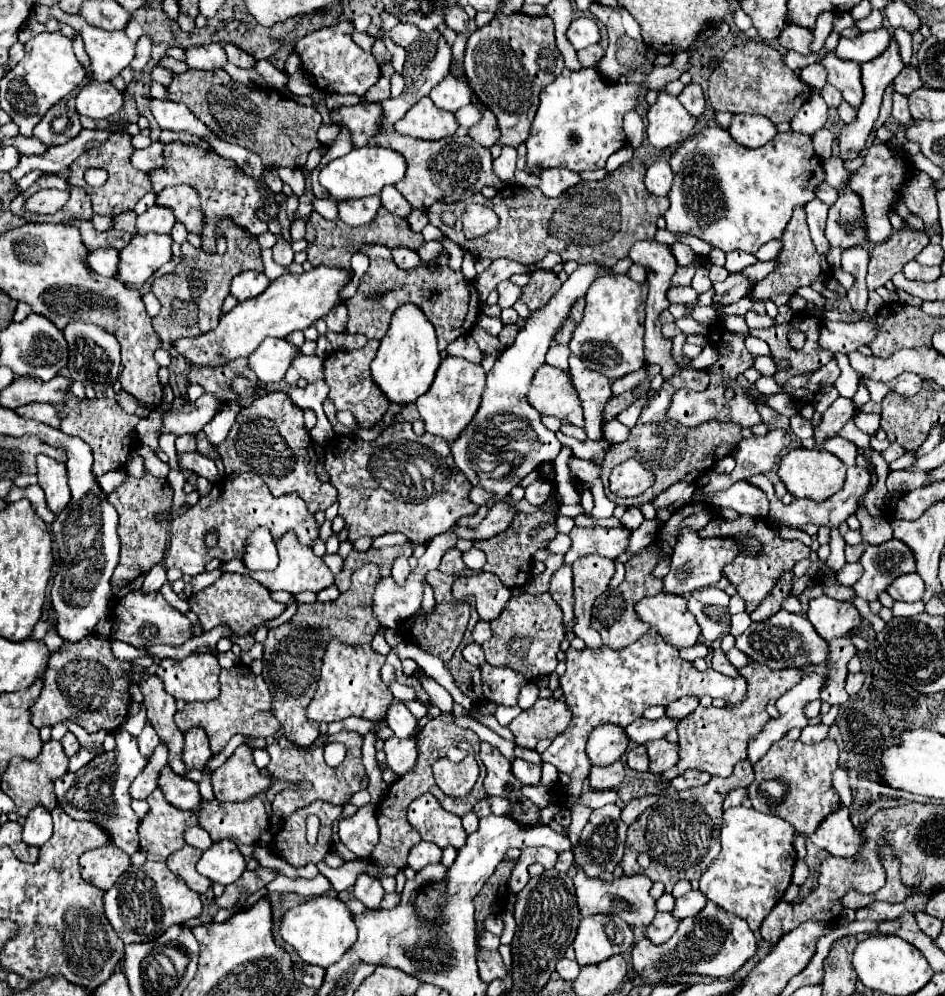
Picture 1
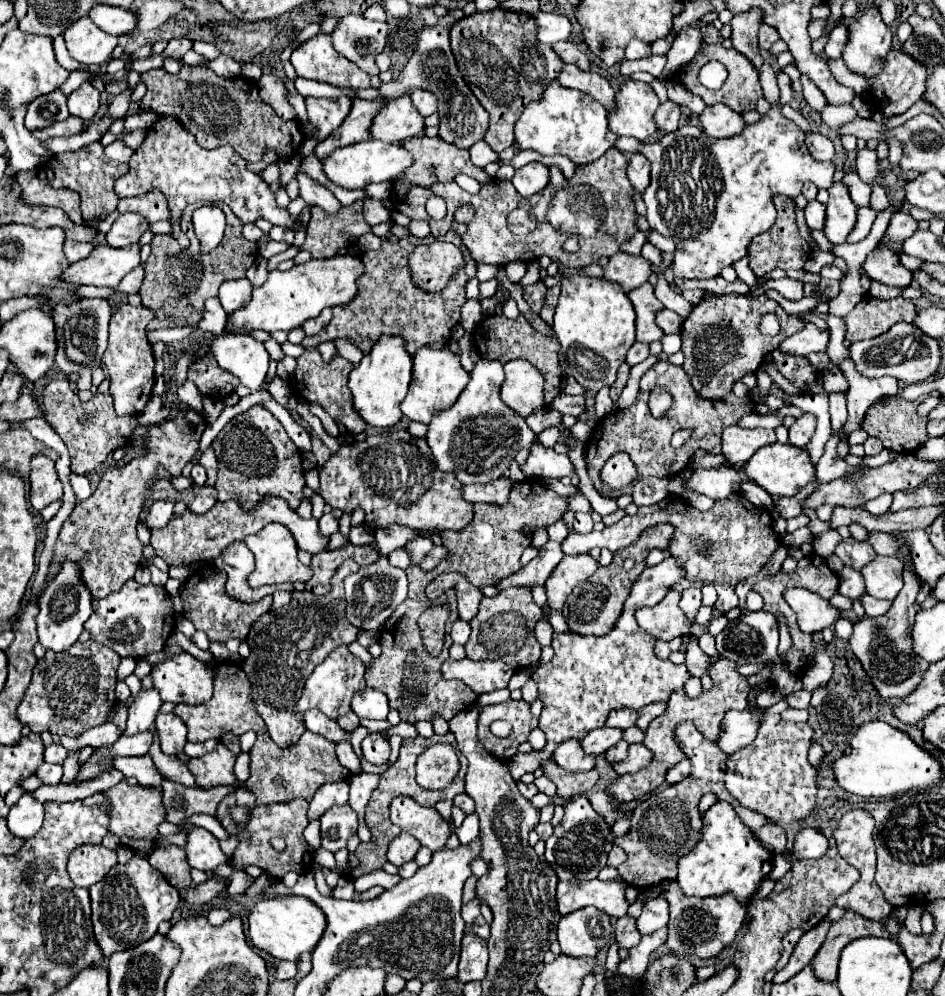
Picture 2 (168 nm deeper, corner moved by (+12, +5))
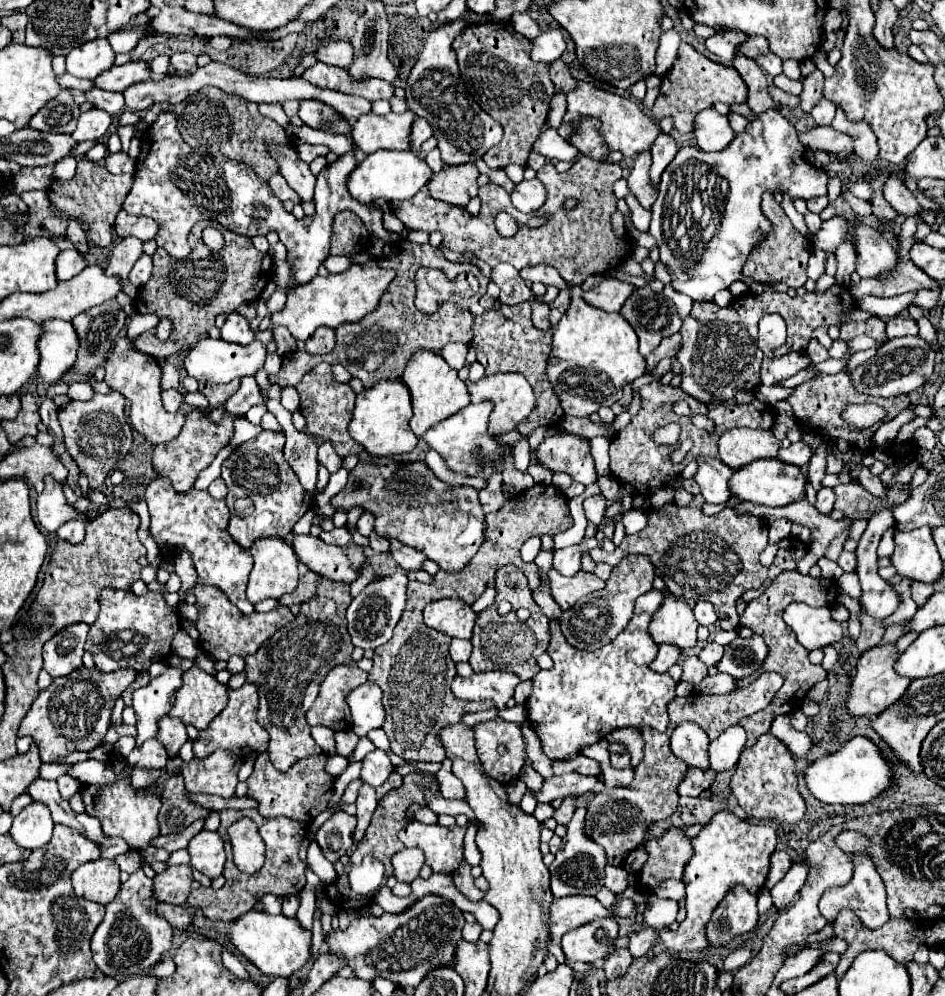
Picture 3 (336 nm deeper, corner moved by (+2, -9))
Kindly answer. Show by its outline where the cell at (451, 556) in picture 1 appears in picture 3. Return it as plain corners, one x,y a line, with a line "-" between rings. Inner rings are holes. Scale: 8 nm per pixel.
390,540
392,544
392,558
398,562
398,566
406,572
414,572
414,570
422,570
422,564
428,560
426,554
422,554
420,550
406,546
398,540

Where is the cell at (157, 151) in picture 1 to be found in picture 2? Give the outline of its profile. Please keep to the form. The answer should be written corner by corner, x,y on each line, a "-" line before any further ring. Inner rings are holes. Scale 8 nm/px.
114,140
112,144
108,144
108,146
104,148
104,154
106,154
110,160
116,160
116,162
128,162
130,156
134,154
134,150
128,148
128,146
124,146
122,140

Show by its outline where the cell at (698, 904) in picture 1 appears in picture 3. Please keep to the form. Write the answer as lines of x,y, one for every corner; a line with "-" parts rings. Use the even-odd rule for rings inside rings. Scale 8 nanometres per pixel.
642,928
630,934
628,948
634,954
634,958
640,958
640,956
646,956
648,950
652,950
658,940
660,940
660,932
656,928

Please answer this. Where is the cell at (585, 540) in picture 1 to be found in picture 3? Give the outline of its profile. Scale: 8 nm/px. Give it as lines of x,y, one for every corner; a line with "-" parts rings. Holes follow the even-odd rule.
698,494
688,508
680,508
674,502
662,508
650,508
646,510
648,526
642,532
626,536
614,552
594,548
590,556
610,566
616,566
630,554
650,556
656,576
664,578
666,588
676,598
710,602
722,630
734,630
738,626
736,600
750,588
762,588
768,578
768,568
760,564
760,554
768,546
768,524
752,514
738,514
732,506
726,506
714,516
706,516
702,506
704,498

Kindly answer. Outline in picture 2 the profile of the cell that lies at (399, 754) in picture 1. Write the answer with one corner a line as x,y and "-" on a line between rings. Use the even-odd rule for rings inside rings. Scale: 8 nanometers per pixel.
368,734
362,740
362,754
370,764
386,764
390,758
390,744
378,734

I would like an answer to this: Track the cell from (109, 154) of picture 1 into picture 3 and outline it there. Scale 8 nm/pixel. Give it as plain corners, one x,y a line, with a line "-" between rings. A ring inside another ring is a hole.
82,156
78,160
74,178
64,180
64,182
54,180
48,190
48,196
62,212
74,214
76,218
80,218
82,222
88,224
88,236
96,246
110,246
112,232
114,232
114,220
122,208
126,194
130,192
130,186
132,186
130,174
110,174
104,164
92,162

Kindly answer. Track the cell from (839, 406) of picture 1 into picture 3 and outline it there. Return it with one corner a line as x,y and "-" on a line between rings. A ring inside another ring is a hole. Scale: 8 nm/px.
796,442
796,444
790,444
788,448
780,448
780,454
778,458
782,462
788,462
788,464
794,464
794,466
804,466
808,464
812,456
812,448
806,444
806,442

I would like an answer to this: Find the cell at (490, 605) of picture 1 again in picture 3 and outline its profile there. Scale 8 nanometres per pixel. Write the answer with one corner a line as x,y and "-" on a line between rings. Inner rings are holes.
442,598
424,608
424,622
452,638
472,638
478,614
460,598

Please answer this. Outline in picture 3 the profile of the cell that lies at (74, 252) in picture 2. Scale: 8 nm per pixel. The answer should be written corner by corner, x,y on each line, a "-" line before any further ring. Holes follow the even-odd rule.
76,248
70,250
62,250
58,254
56,260
56,274
60,280
70,280
74,278
78,272
82,272
86,268
86,258
82,254
78,254

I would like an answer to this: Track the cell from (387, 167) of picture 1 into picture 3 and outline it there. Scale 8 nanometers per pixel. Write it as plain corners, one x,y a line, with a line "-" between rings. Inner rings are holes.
378,150
374,154
368,154
346,178
348,192
358,198
360,202
372,202
378,198
384,198
388,202
394,200
406,200
412,198
426,182
430,180
432,170
430,166
420,160
414,152
390,152
390,150

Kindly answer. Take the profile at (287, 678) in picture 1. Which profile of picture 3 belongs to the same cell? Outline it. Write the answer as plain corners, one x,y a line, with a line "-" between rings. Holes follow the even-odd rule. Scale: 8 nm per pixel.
322,580
316,598
300,606
300,614
294,618
294,622
278,628
258,648
256,654
246,658
248,682
254,682
260,690
258,724
270,734
268,754
272,764
280,772
286,772
292,764
296,764
302,758
322,752
320,746
314,742
304,716
314,704
326,674
334,666
348,664
352,660
350,656
354,644
346,628
346,608
350,606
350,602
350,584
-
332,602
336,606
334,614
328,612
328,604

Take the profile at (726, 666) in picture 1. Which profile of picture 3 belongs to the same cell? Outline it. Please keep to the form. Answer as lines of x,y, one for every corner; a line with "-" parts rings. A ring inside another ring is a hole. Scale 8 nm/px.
690,656
684,664
682,664
682,680
690,682
692,686
698,686
706,676
708,676
708,668
706,664
700,662
698,656

